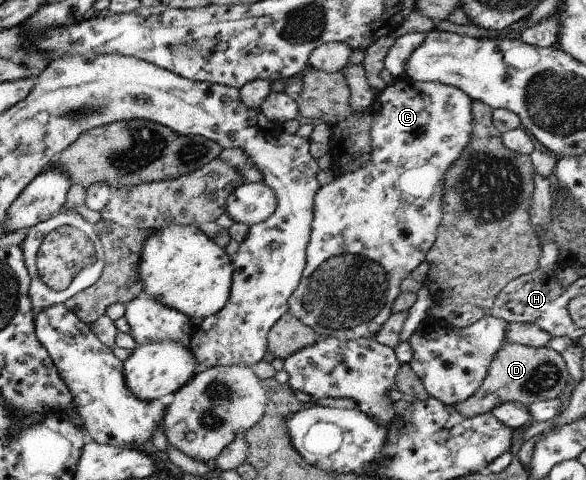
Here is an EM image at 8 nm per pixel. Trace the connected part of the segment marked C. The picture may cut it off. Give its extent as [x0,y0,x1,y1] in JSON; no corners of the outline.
[287,75,473,339]

